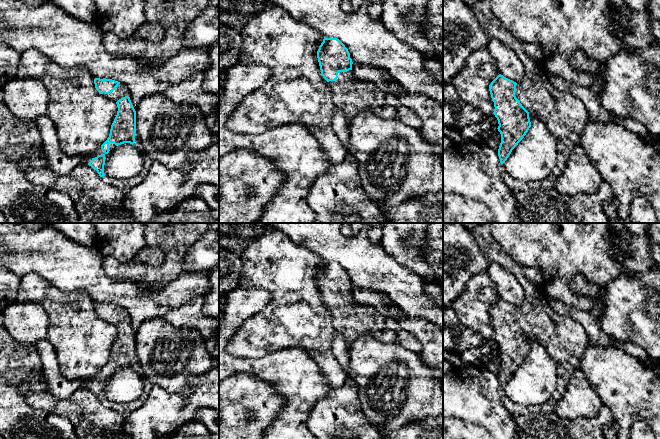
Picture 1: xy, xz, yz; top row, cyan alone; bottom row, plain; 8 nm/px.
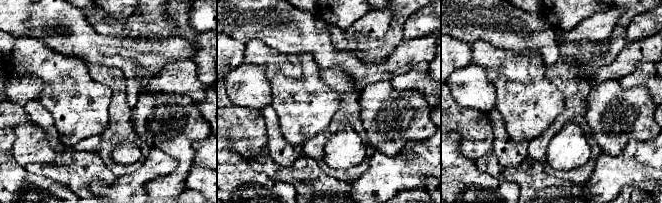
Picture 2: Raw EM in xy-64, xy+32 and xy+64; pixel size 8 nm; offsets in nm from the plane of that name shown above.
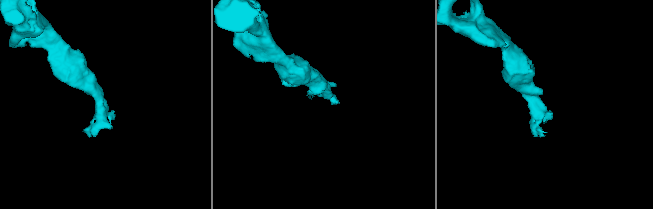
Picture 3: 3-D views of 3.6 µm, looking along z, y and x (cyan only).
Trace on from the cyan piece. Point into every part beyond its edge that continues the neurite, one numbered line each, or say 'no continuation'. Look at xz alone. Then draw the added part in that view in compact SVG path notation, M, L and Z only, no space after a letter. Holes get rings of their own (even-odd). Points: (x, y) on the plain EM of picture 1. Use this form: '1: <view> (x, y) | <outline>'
1: xz (350, 319) | M352 294L339 296L338 302L328 308L332 315L332 325L344 337L348 350L362 335L371 335L384 343L396 342L396 333L387 327L386 317L374 307L356 303Z

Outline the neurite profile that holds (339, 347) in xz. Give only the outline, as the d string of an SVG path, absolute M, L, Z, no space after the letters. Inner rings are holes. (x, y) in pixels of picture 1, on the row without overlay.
M335 332L332 351L334 356L338 360L340 366L348 374L349 356L348 356L347 343L344 337L338 332Z

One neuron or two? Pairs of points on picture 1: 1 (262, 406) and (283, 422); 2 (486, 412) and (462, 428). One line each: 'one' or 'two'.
1: two
2: two

